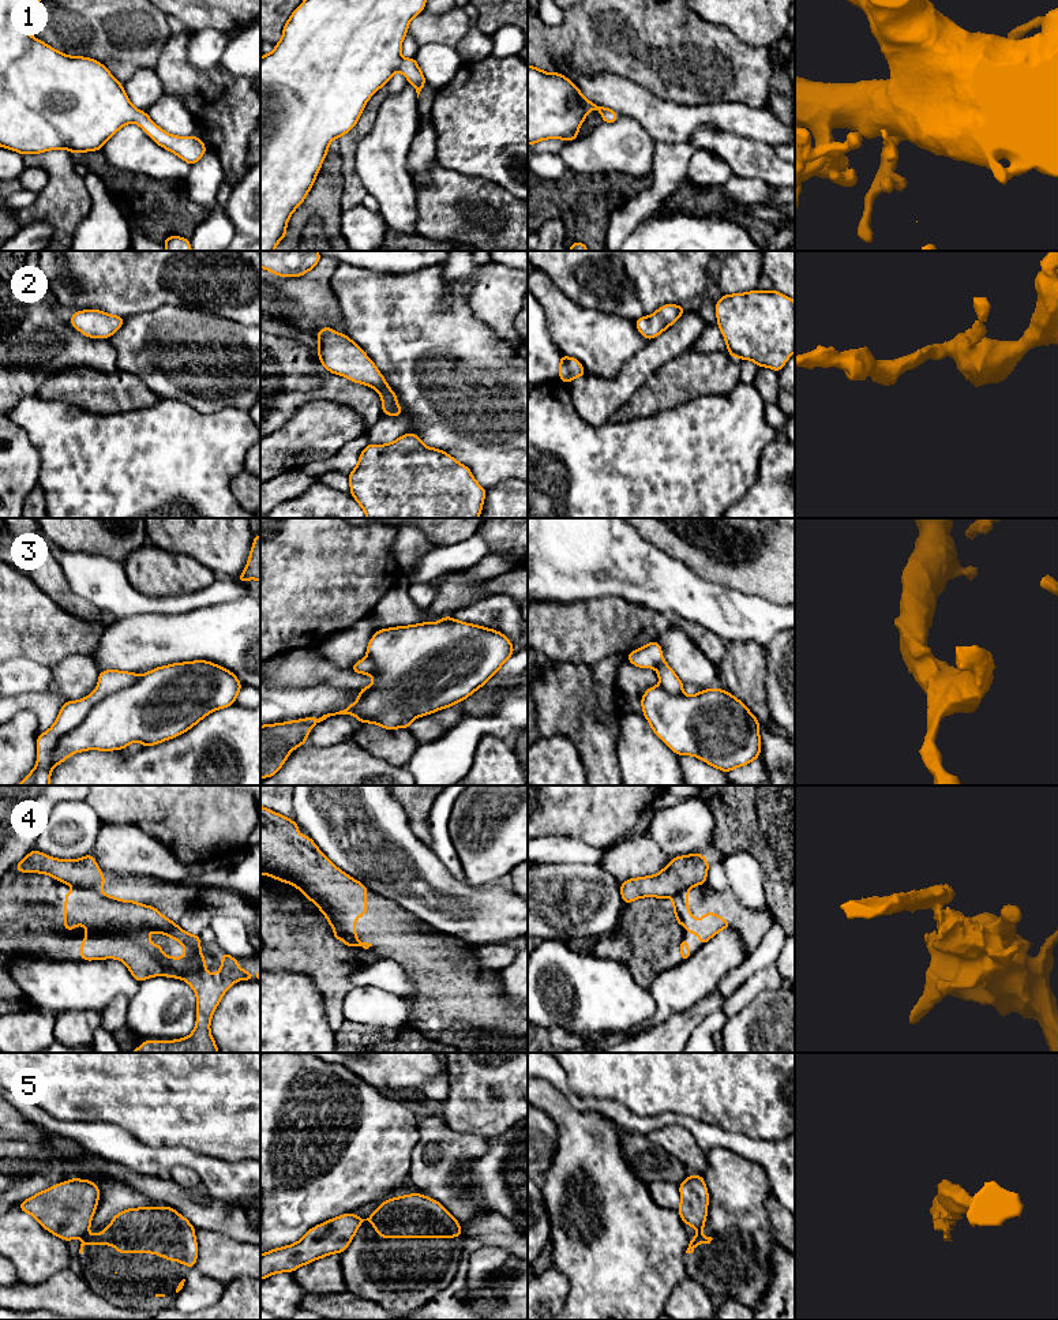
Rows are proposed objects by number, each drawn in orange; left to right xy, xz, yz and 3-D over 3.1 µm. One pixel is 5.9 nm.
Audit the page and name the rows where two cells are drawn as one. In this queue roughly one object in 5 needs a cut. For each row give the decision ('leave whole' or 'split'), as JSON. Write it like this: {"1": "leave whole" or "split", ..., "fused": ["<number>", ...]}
{"1": "leave whole", "2": "leave whole", "3": "leave whole", "4": "split", "5": "split", "fused": ["4", "5"]}

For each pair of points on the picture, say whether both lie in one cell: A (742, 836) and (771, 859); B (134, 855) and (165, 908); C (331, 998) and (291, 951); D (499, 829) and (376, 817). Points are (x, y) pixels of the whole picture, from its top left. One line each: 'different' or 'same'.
A: same
B: different
C: same
D: different

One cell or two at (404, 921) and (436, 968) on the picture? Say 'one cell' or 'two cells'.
one cell

